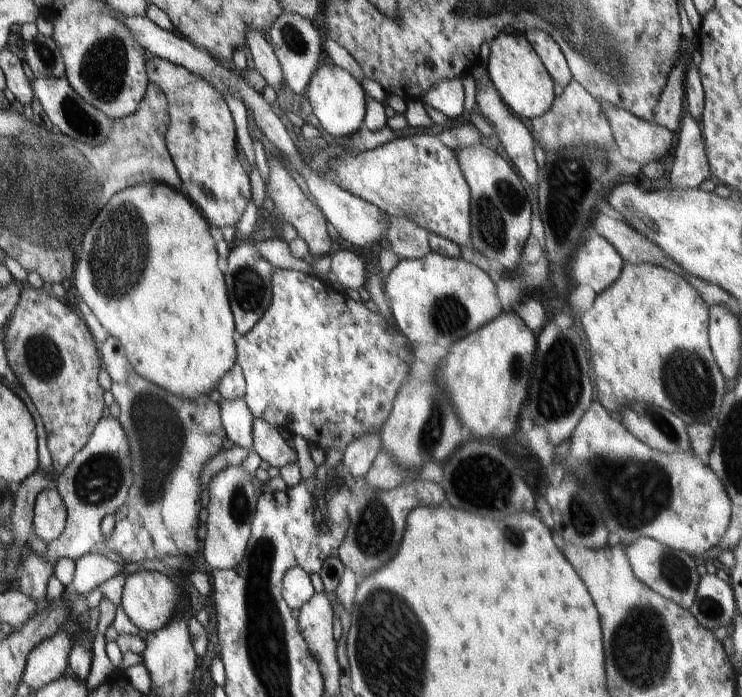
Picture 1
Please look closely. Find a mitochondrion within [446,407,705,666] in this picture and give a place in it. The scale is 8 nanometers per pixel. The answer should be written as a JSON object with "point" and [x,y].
{"point":[638,492]}

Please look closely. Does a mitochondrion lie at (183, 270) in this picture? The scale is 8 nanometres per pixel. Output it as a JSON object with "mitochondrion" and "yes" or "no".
{"mitochondrion":"no"}

